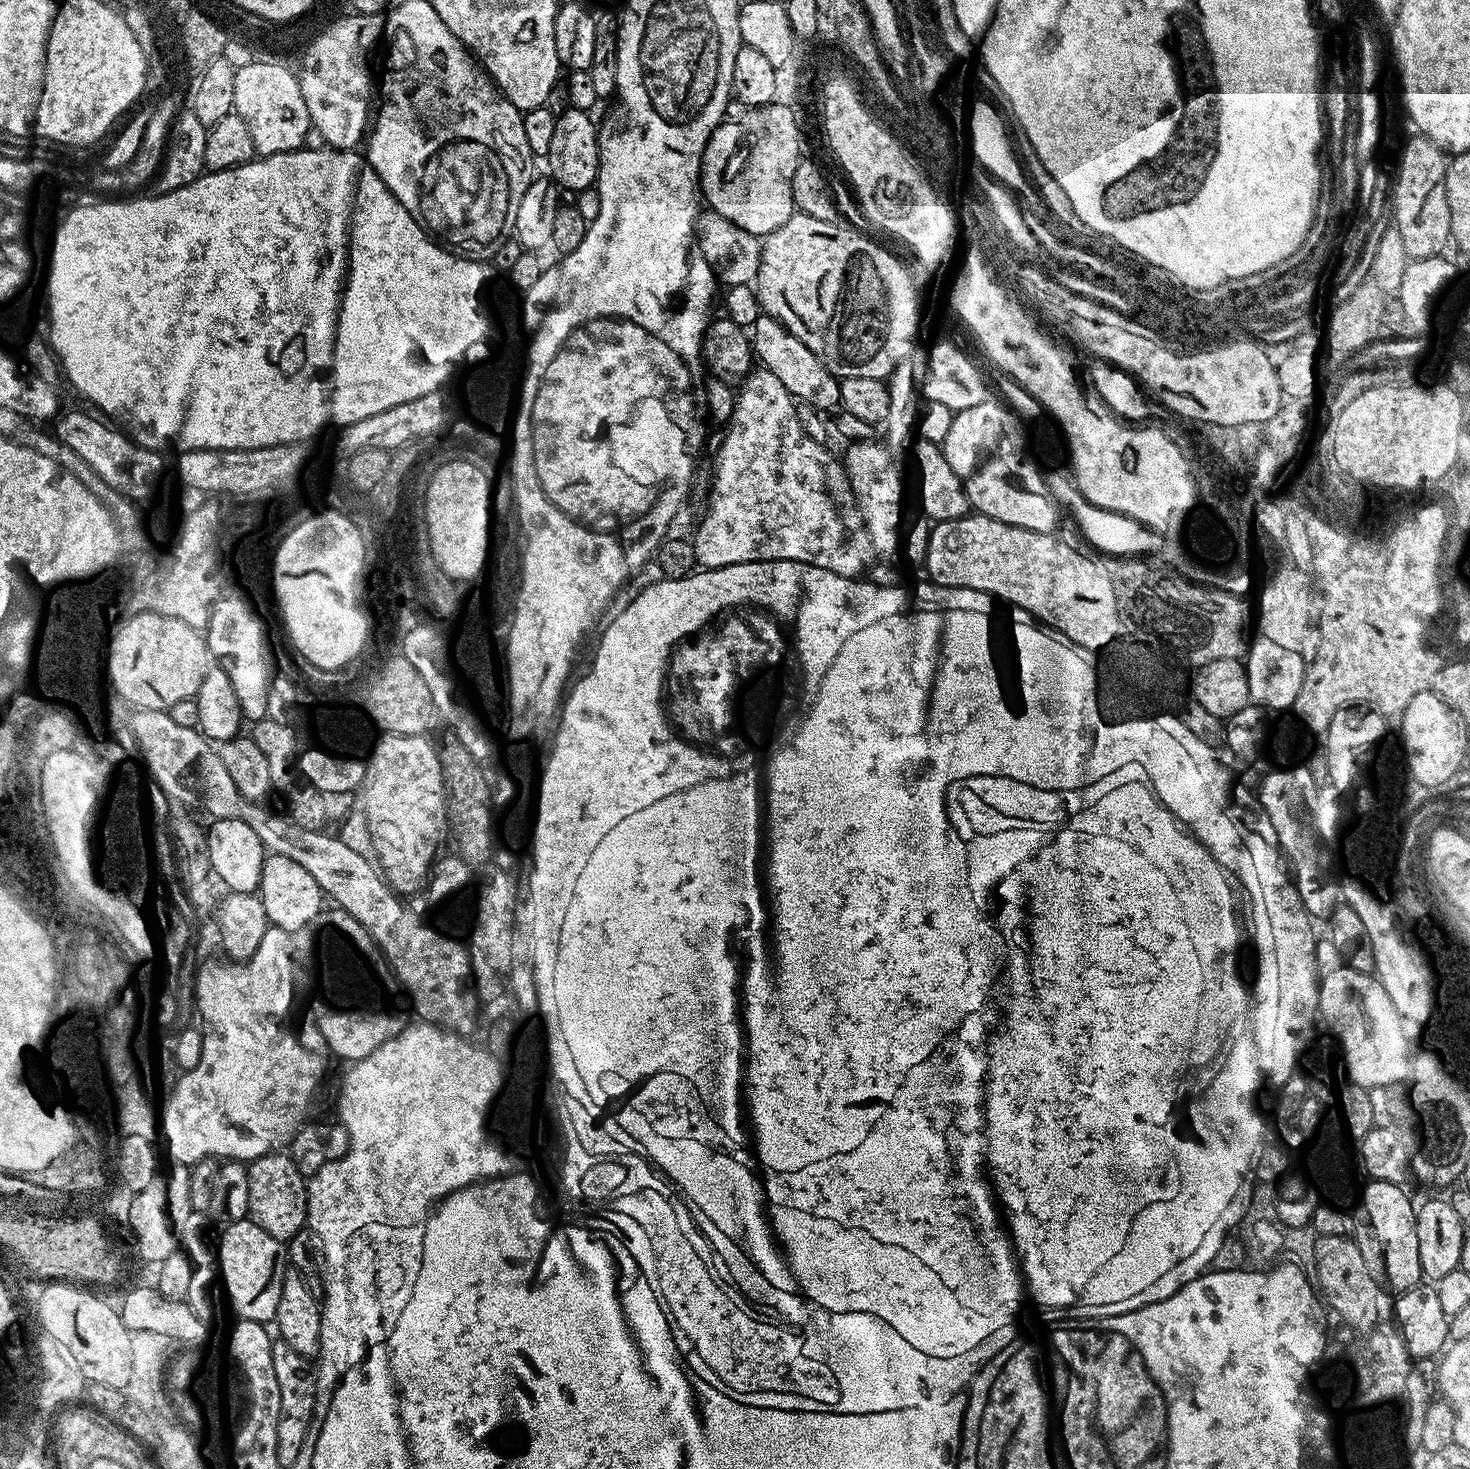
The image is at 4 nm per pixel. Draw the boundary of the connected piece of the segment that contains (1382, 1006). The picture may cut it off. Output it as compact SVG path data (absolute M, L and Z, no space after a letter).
M1330 938L1317 939L1316 979L1320 982L1318 1012L1322 1020L1332 1027L1331 1035L1338 1038L1338 1048L1342 1053L1342 1068L1347 1079L1353 1084L1361 1084L1366 1089L1383 1088L1386 1084L1407 1081L1411 1077L1418 1055L1415 1036L1417 1033L1410 1027L1402 1010L1394 1006L1390 994L1386 994L1386 986L1382 986L1382 982L1377 980L1375 975L1354 970L1354 966L1350 966L1346 958L1342 958L1338 950L1334 950L1334 942Z

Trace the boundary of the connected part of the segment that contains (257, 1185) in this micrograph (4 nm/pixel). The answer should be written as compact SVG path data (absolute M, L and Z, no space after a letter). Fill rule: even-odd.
M283 1151L267 1152L265 1156L248 1164L250 1178L250 1206L248 1216L266 1234L282 1242L292 1240L298 1233L305 1231L308 1223L308 1185L306 1178L294 1166L291 1155Z

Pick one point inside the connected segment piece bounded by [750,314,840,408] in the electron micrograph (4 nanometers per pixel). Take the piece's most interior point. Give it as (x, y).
(807, 379)

